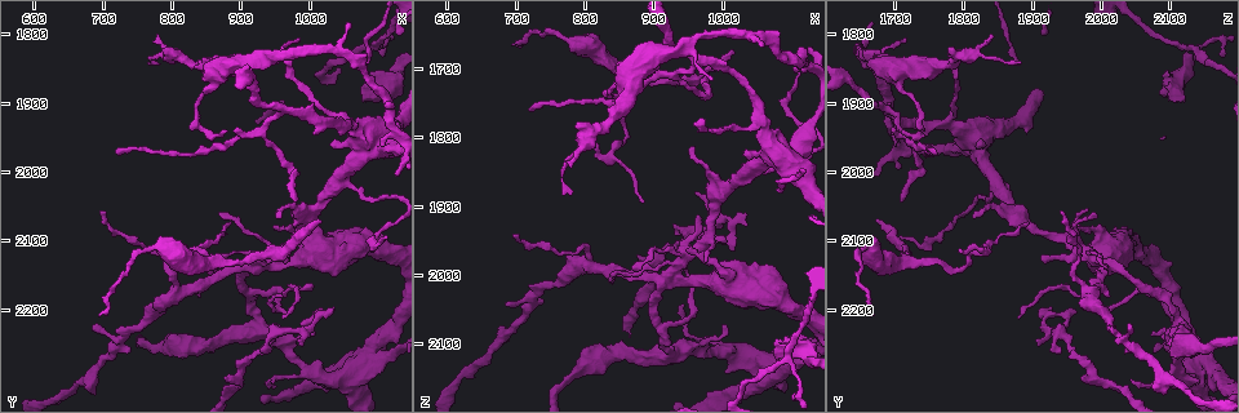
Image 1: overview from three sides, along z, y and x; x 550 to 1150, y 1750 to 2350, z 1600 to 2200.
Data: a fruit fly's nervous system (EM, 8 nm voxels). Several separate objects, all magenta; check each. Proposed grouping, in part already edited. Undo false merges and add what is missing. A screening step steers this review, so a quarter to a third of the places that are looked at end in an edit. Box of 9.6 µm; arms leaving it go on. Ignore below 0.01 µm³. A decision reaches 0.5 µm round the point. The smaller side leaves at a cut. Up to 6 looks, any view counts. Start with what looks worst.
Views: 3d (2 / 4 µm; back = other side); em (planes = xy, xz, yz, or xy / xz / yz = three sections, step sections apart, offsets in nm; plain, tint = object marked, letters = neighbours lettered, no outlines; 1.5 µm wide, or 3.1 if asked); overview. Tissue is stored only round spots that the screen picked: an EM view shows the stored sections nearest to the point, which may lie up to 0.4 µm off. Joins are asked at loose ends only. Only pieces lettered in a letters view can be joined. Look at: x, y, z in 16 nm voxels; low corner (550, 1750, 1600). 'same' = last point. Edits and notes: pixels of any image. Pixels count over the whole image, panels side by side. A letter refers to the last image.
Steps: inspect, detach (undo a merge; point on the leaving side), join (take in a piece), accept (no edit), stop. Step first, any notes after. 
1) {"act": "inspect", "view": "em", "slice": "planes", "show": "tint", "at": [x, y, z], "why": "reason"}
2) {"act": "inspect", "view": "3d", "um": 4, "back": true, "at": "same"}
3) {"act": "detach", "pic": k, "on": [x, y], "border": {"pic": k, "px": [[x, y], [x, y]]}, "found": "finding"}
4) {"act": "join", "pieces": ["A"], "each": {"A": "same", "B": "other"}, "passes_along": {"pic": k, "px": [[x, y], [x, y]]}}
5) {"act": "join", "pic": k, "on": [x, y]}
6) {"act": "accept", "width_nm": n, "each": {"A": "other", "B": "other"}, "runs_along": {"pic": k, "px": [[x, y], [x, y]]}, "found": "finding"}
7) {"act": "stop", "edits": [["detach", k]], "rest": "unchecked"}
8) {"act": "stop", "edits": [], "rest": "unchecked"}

{"act": "inspect", "view": "3d", "um": 4, "back": true, "at": [855, 2130, 1715], "why": "three arms meet"}

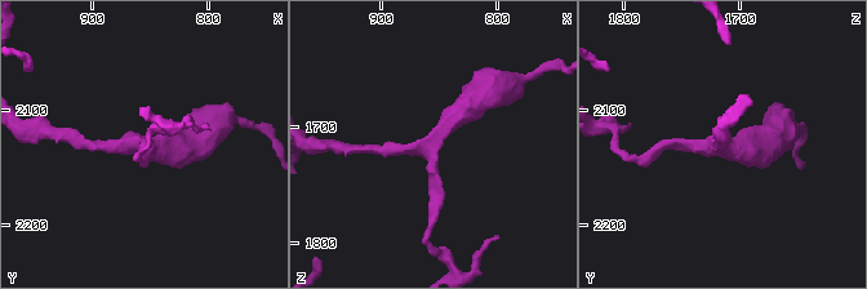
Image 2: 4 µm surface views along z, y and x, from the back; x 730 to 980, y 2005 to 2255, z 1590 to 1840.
{"act": "inspect", "view": "em", "um": 3.1, "slice": "planes", "show": "letters", "at": [854, 2134, 1710]}

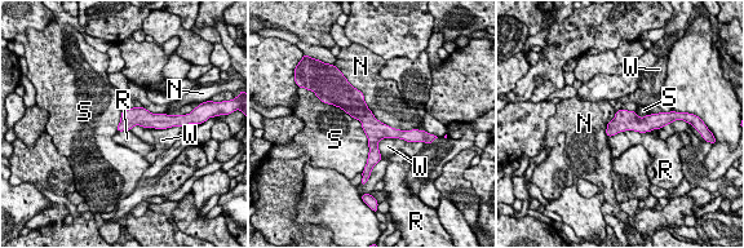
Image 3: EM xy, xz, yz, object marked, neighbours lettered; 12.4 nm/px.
{"act": "accept", "width_nm": 190, "each": {"N": "other", "R": "other", "S": "other", "W": "other"}, "border": {"pic": 3, "px": [[351, 84], [377, 119], [415, 128]]}, "found": "all the same neuron"}

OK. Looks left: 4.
{"act": "inspect", "view": "em", "slice": "planes", "show": "letters", "at": [1030, 2190, 1925], "why": "thin end"}

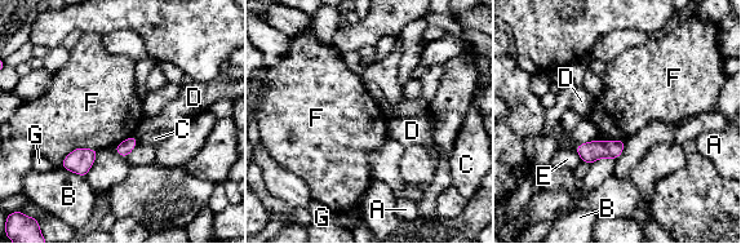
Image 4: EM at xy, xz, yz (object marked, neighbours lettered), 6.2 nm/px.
{"act": "accept", "each": {"A": "other", "B": "other", "C": "other", "D": "other", "E": "other", "F": "other", "G": "other"}, "border": {"pic": 4, "px": [[97, 150], [74, 149], [60, 165]]}, "found": "no lettered piece goes on from it"}

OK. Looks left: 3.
{"act": "inspect", "view": "3d", "um": 4, "at": [905, 2170, 2075], "why": "branch point"}

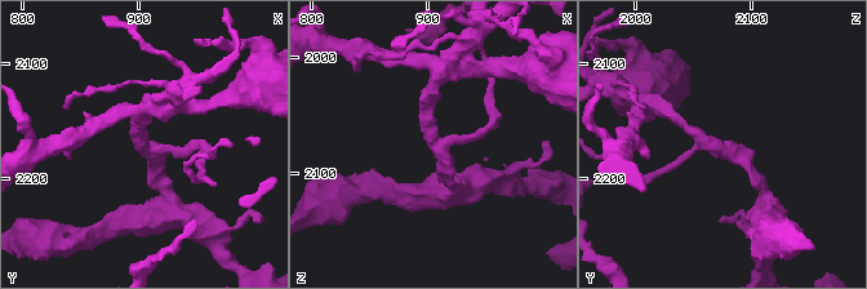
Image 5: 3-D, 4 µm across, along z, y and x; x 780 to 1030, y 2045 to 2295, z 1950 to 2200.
{"act": "inspect", "view": "em", "slice": "xz", "step": 8, "show": "letters", "at": [908, 2176, 2072], "arms": 3, "why": "shape alone is not enough"}

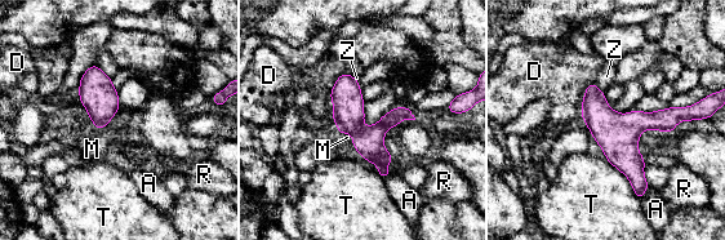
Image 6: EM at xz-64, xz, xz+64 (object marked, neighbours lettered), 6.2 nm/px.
{"act": "accept", "width_nm": 20, "each": {"A": "other", "D": "other", "M": "other", "R": "other", "T": "other", "Z": "other"}, "border": {"pic": 6, "px": [[106, 125], [98, 129]]}, "found": "one neuron here"}

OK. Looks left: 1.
{"act": "stop", "edits": [], "rest": "unchecked"}

